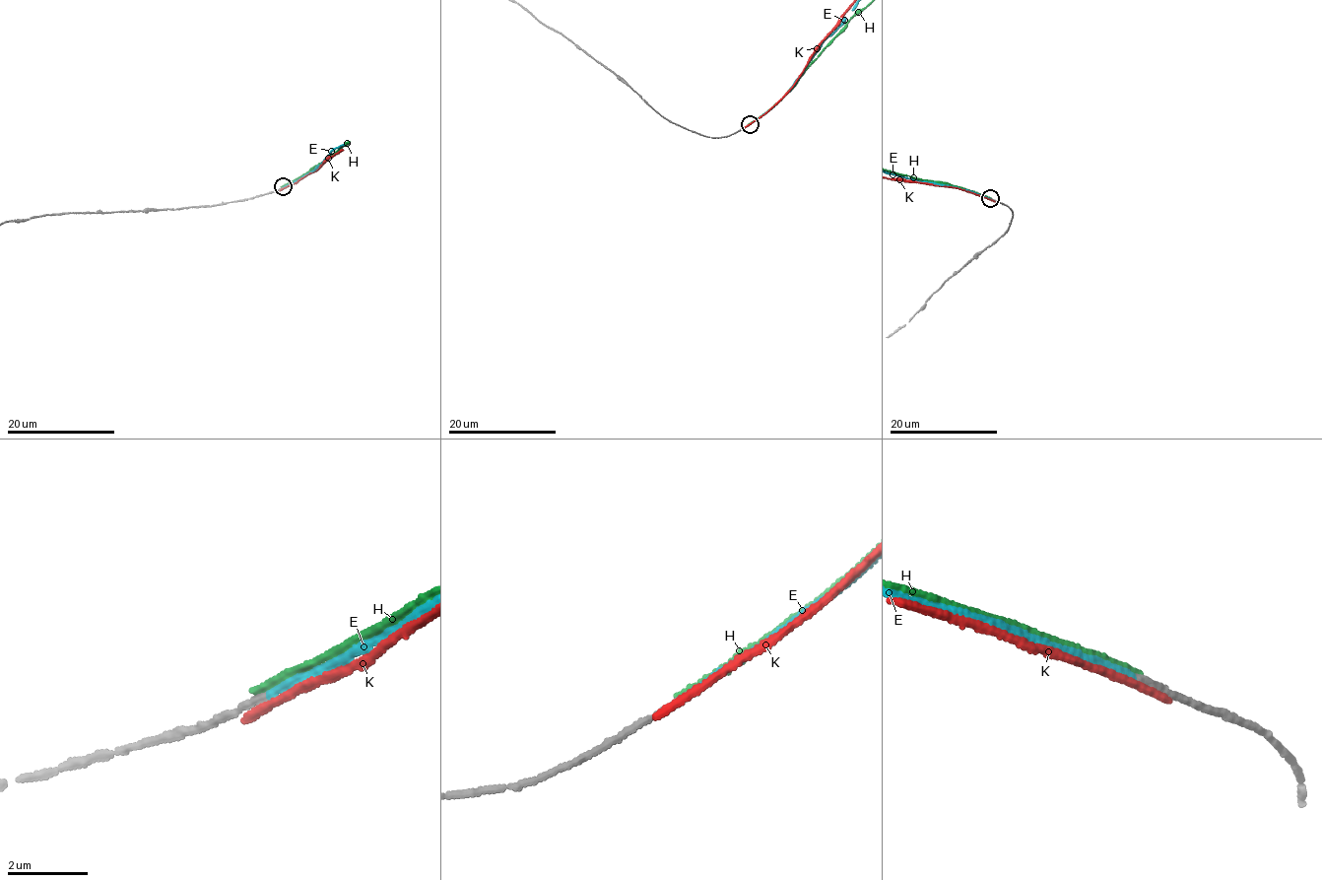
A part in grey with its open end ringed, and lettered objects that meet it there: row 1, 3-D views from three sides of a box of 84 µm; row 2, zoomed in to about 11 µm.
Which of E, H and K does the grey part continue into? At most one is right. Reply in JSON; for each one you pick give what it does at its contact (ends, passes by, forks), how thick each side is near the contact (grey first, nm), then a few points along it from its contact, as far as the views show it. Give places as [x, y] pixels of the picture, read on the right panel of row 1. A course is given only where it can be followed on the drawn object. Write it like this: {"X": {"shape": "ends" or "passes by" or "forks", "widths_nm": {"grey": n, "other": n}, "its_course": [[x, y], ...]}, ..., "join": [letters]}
{"E": {"shape": "ends", "widths_nm": {"grey": 170, "other": 170}}, "join": ["E"]}

